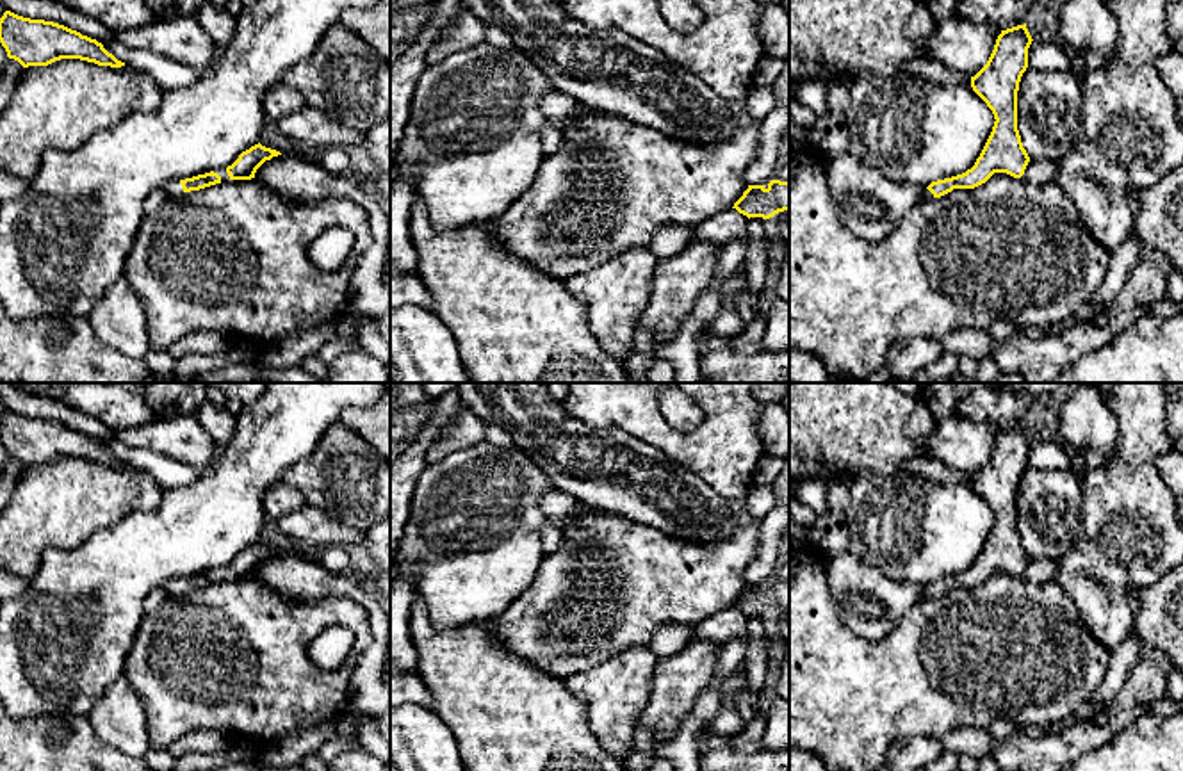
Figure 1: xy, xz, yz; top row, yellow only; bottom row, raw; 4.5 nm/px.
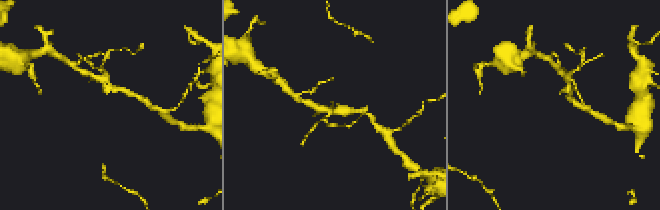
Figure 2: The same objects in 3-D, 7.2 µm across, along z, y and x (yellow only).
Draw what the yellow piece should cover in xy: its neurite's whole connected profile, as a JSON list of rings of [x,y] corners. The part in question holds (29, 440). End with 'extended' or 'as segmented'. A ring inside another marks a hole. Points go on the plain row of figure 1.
[[[5,410],[0,417],[0,442],[7,456],[18,459],[23,467],[48,465],[61,458],[80,458],[110,467],[125,465],[96,438],[64,424],[23,417],[11,410]]]; as segmented

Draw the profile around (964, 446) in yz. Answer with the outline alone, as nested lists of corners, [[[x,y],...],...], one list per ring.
[[[959,417],[937,418],[928,442],[928,454],[948,467],[975,475],[989,459],[999,424],[969,422]]]

